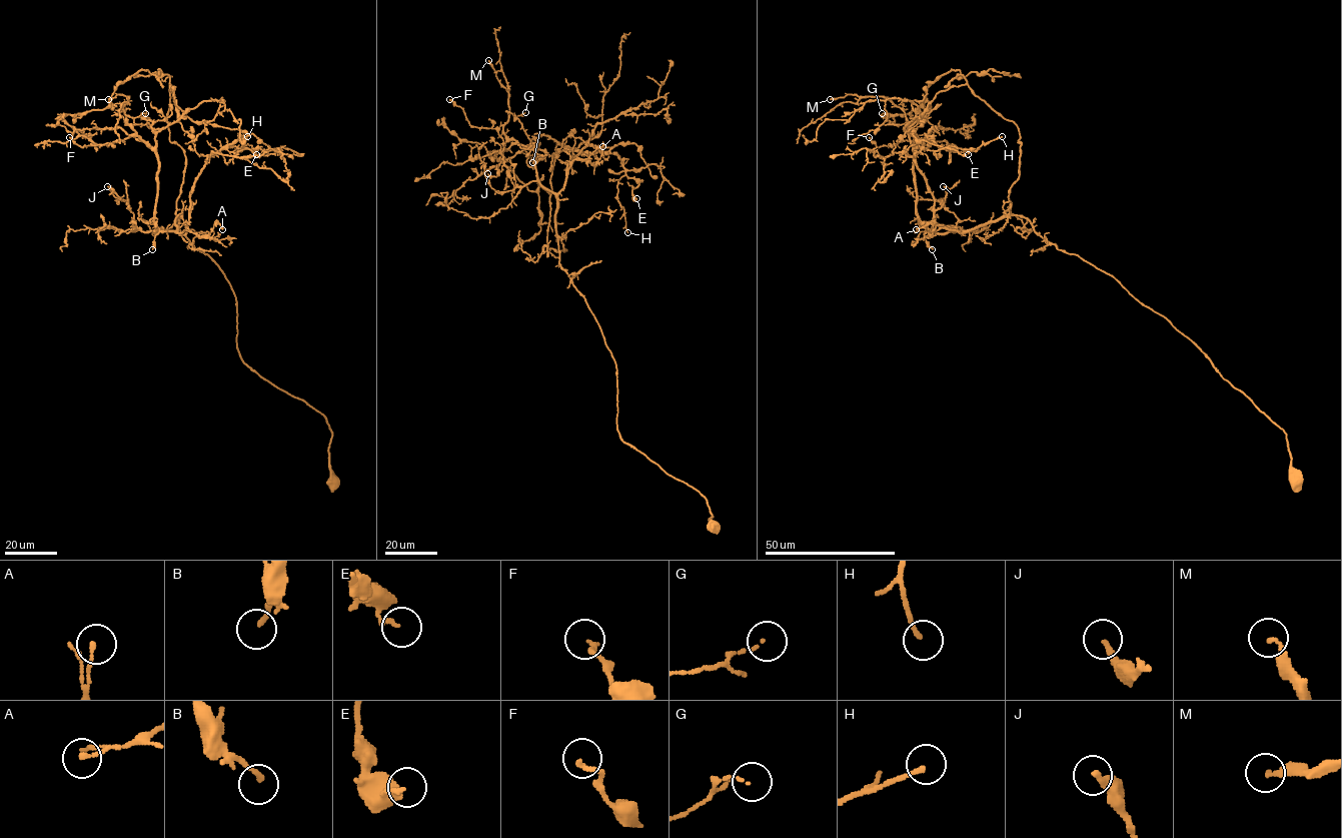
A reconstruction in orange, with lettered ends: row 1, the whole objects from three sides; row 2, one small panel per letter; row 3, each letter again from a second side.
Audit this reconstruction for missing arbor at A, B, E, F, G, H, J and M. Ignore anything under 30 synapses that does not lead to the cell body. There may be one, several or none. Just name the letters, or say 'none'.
none

